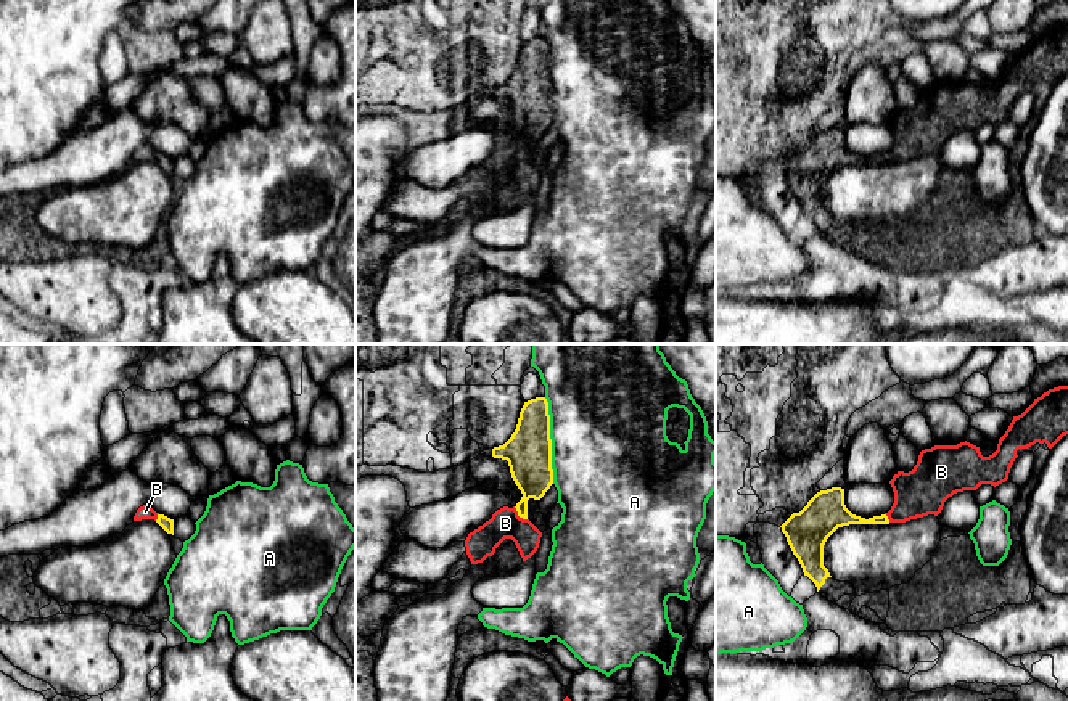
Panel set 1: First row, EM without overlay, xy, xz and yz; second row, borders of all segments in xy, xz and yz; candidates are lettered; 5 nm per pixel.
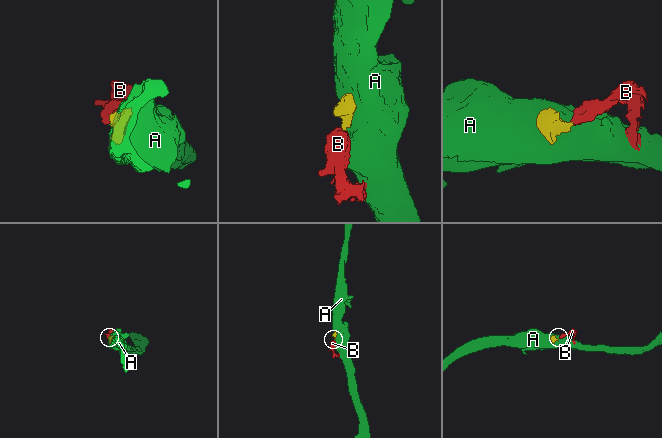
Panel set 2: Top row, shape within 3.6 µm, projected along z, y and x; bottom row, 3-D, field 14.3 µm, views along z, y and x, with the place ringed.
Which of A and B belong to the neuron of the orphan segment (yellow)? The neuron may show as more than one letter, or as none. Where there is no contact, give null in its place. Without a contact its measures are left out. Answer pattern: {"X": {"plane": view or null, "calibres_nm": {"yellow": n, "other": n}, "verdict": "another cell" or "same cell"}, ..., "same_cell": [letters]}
{"A": {"plane": "xz", "calibres_nm": {"yellow": 220, "other": 500}, "verdict": "another cell"}, "B": {"plane": "xz", "calibres_nm": {"yellow": 200, "other": 150}, "verdict": "same cell"}, "same_cell": ["B"]}

